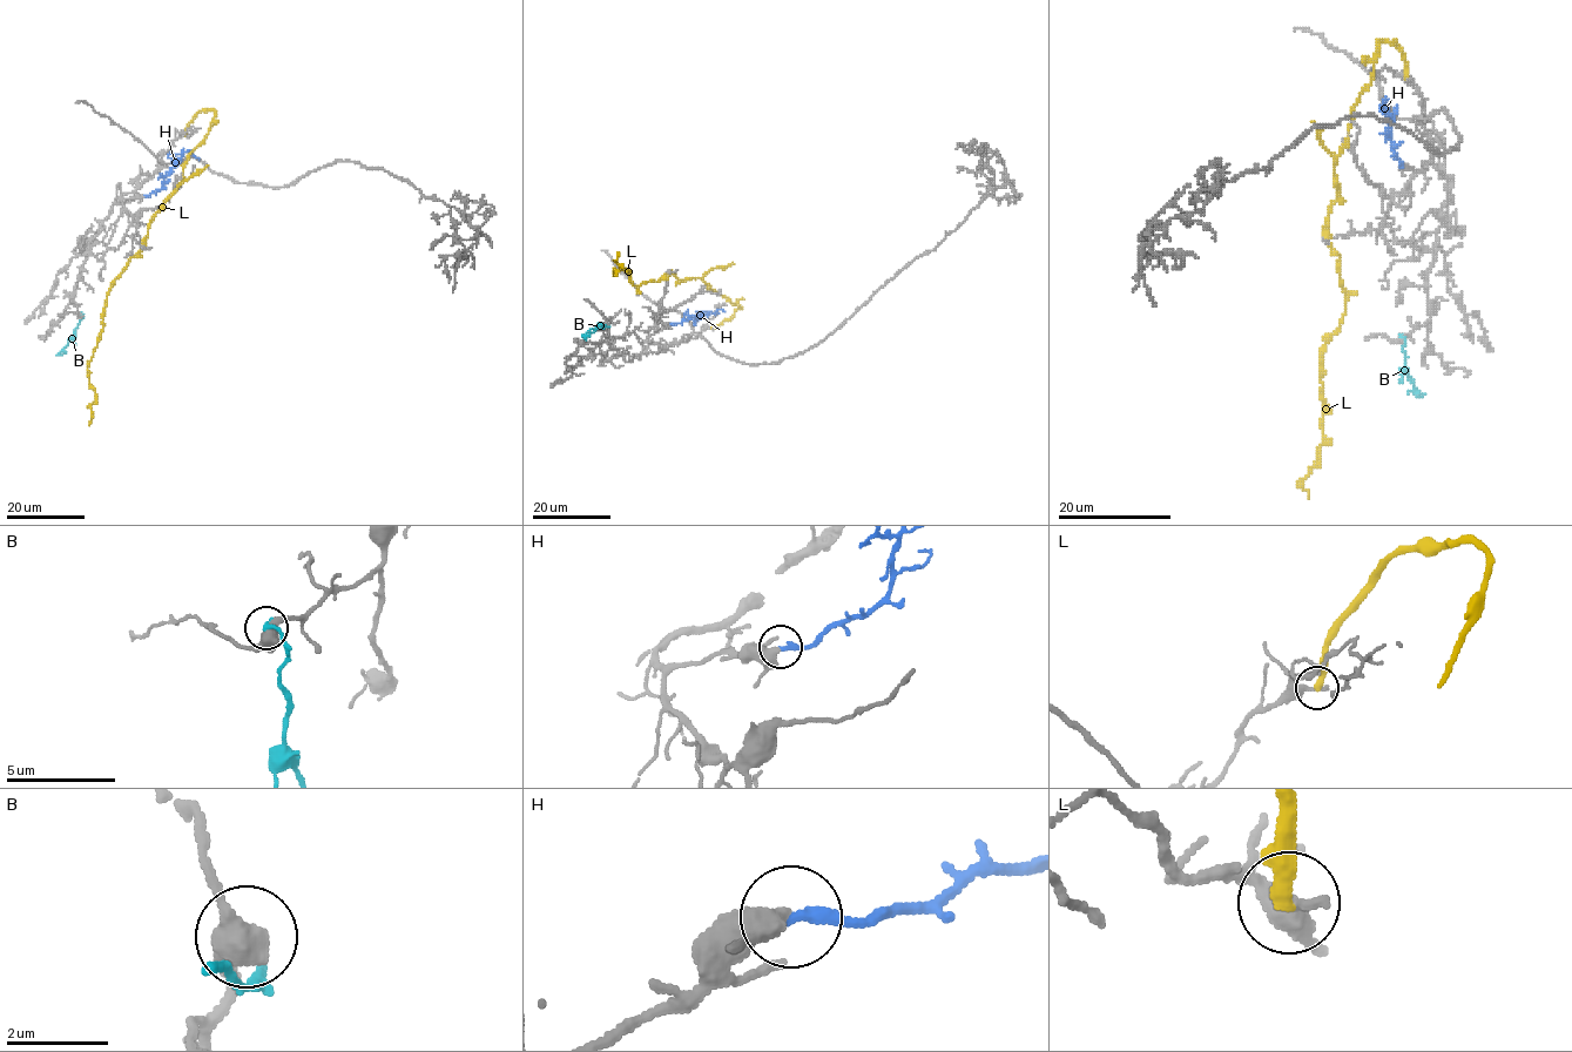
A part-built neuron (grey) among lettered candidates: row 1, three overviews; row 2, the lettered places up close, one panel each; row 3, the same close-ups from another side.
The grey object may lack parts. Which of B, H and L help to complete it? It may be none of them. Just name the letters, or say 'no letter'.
H

